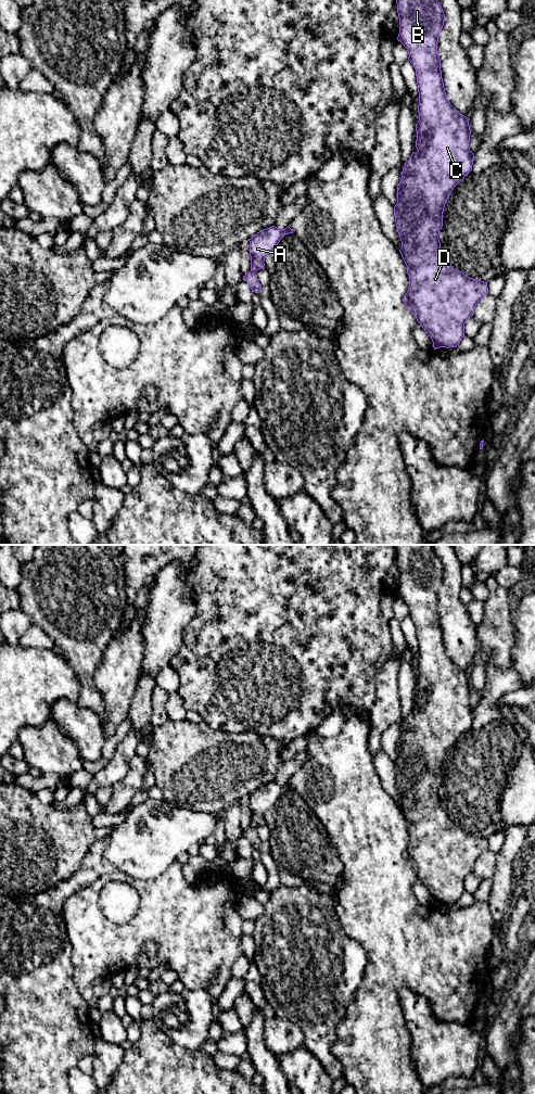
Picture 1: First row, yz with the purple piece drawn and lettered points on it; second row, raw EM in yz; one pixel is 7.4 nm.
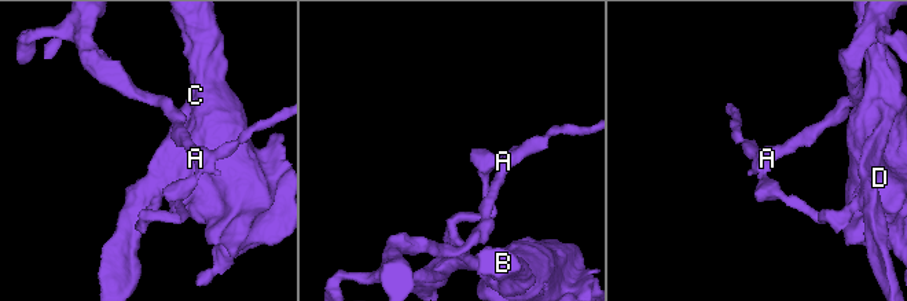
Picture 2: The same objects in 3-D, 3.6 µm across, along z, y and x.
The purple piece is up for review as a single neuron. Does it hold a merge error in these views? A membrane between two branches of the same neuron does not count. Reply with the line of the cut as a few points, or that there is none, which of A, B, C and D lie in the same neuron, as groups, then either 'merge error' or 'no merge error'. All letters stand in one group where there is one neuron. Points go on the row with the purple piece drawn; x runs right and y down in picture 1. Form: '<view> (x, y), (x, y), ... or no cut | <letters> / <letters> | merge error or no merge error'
yz (251, 270), (254, 272) | A / B C D | merge error

